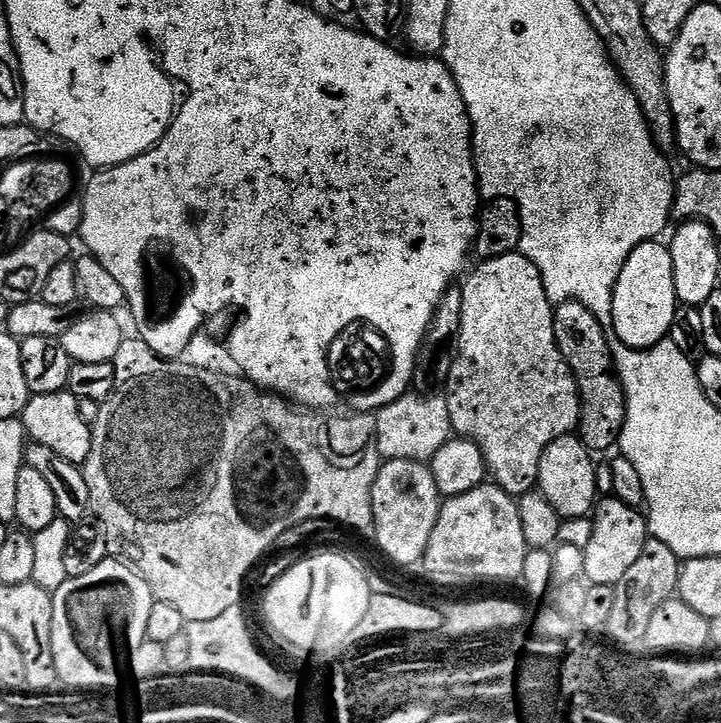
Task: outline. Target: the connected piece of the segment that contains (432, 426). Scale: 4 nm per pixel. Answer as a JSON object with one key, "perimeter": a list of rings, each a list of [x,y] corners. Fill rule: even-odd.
{"perimeter":[[[405,394],[375,413],[376,441],[380,455],[384,460],[422,460],[428,462],[431,461],[434,454],[438,454],[438,450],[442,450],[444,443],[453,435],[453,430],[447,399],[443,395],[436,395],[440,394]]]}

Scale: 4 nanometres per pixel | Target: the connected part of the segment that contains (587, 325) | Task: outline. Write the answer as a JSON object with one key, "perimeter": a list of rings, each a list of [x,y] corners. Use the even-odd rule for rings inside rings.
{"perimeter":[[[568,300],[564,304],[555,305],[554,308],[554,338],[558,342],[558,350],[562,350],[562,358],[566,358],[566,362],[570,366],[570,370],[574,374],[576,379],[576,385],[580,391],[580,426],[578,429],[578,435],[581,440],[583,440],[588,451],[593,454],[599,454],[599,452],[604,452],[607,448],[615,449],[620,443],[620,435],[622,434],[622,426],[626,422],[626,402],[624,401],[624,391],[620,385],[620,379],[616,376],[616,364],[612,360],[612,344],[610,343],[610,336],[608,340],[609,333],[606,331],[605,325],[598,322],[598,318],[594,318],[594,314],[590,314],[590,310],[586,310],[586,306],[582,306],[576,300]]]}

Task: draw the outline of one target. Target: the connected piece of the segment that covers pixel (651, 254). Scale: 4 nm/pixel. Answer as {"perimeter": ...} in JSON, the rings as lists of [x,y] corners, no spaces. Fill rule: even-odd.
{"perimeter":[[[659,239],[647,240],[642,246],[638,246],[630,254],[630,258],[626,258],[626,266],[622,266],[622,274],[618,274],[618,282],[614,286],[612,291],[612,322],[610,325],[611,331],[614,333],[616,331],[615,339],[619,343],[626,345],[627,348],[638,348],[641,350],[652,350],[657,346],[655,344],[663,345],[665,341],[669,339],[670,333],[672,331],[672,323],[674,322],[674,314],[678,307],[678,301],[676,298],[676,291],[674,290],[674,262],[672,261],[672,250],[667,243],[661,242]]]}

